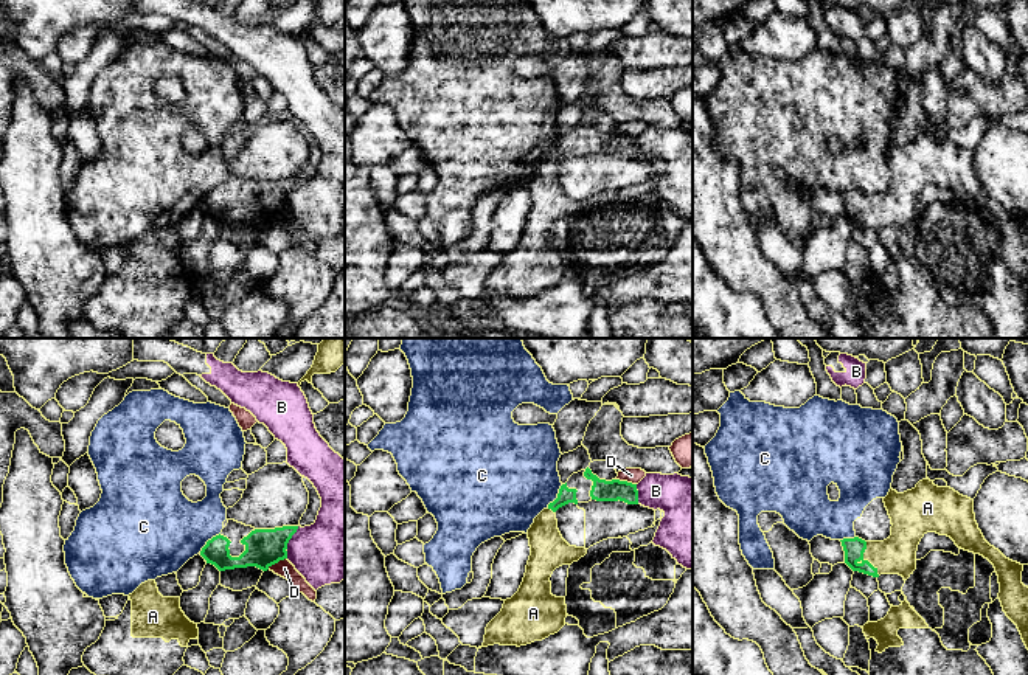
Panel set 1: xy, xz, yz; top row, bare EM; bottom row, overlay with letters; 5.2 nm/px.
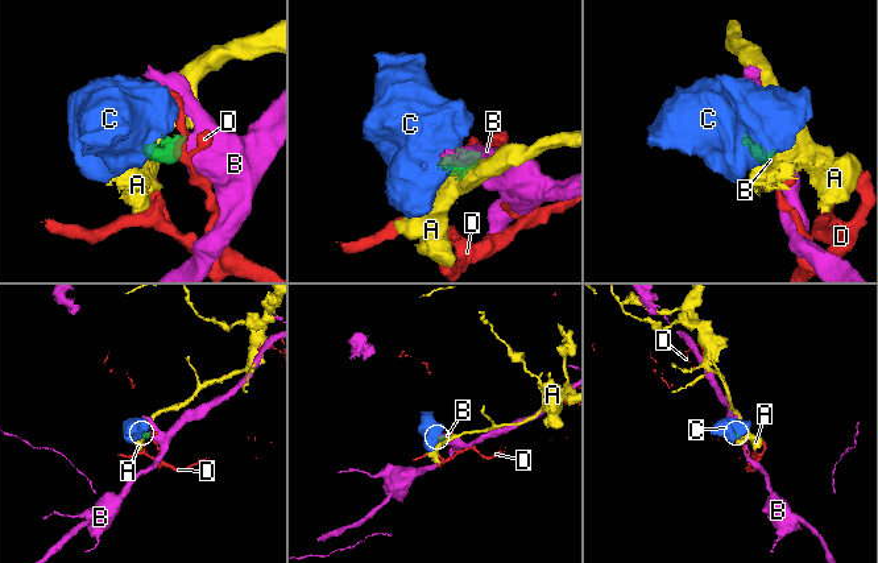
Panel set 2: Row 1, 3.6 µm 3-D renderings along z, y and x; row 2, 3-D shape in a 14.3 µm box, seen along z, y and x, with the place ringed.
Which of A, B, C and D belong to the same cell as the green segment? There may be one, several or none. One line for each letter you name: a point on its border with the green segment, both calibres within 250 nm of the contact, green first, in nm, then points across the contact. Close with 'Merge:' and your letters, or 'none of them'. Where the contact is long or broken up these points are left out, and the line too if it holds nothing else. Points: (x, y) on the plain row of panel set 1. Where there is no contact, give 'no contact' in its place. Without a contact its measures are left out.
A: yz (865, 213) | 110/190 nm | across yz (854, 200), (865, 213), (896, 207)
Merge: A

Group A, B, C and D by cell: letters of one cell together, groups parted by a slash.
A / B / C / D

